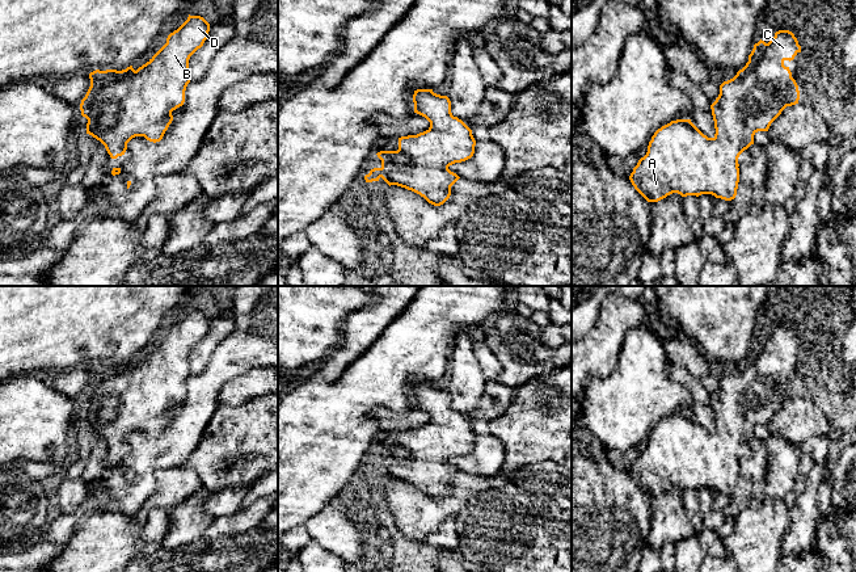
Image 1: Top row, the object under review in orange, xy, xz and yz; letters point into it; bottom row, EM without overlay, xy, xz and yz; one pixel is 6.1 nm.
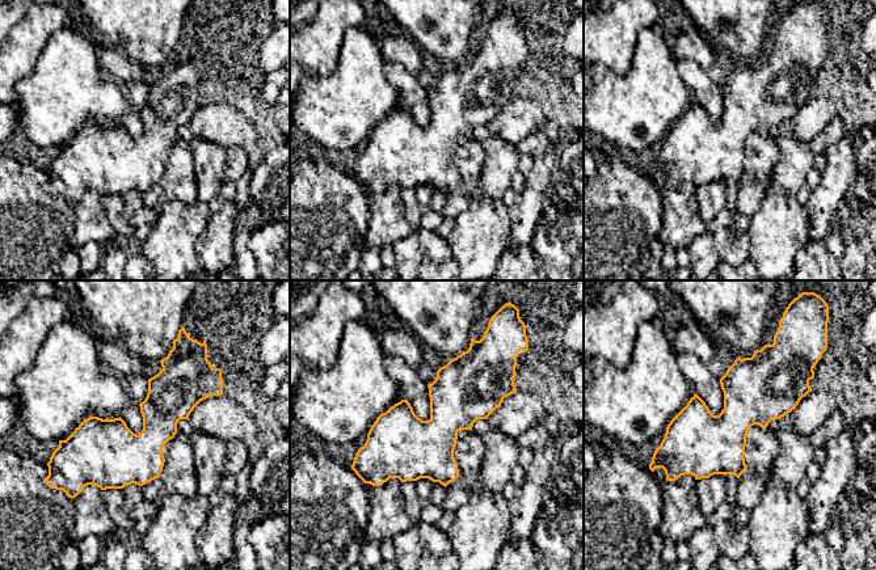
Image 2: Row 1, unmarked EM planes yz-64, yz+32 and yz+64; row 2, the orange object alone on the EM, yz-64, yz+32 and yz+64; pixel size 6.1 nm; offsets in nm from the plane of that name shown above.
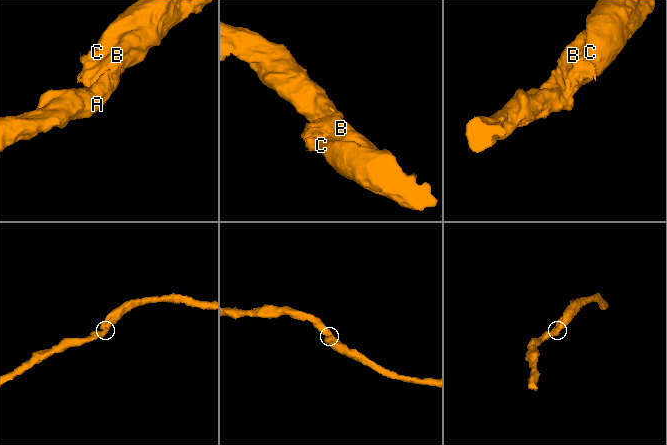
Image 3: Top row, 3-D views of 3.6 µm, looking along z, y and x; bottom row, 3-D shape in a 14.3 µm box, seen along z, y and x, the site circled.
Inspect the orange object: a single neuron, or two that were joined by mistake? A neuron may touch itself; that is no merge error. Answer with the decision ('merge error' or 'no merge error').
no merge error

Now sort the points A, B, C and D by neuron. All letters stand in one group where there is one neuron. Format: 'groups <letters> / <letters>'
groups A B C D

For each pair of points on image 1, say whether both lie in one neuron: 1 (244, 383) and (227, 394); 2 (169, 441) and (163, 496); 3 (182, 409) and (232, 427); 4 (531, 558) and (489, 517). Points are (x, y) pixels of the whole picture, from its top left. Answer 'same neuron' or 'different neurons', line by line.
1: same neuron
2: different neurons
3: different neurons
4: same neuron

